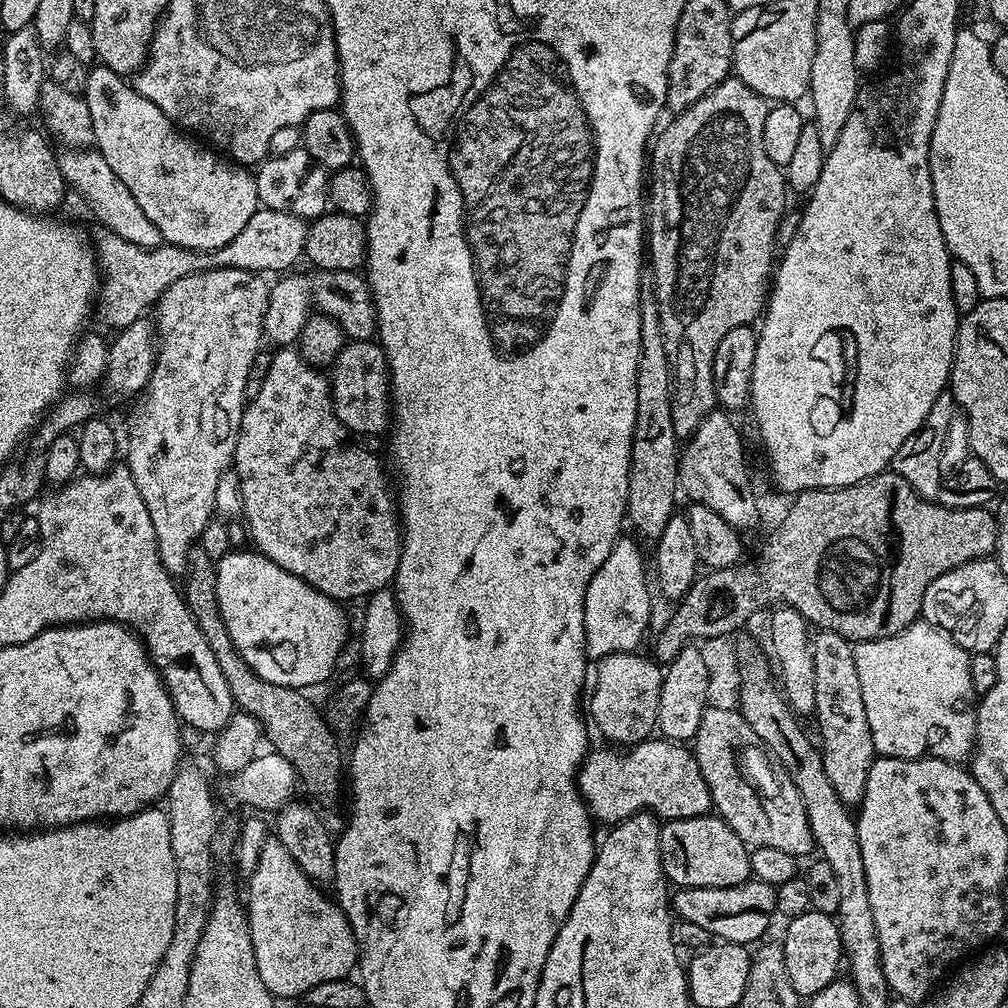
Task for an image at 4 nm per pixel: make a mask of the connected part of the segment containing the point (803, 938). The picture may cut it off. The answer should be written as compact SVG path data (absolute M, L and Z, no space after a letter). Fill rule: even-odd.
M809 910L787 921L782 943L786 958L786 974L790 974L790 986L801 998L811 998L826 990L842 972L844 947L840 941L840 925L833 917Z

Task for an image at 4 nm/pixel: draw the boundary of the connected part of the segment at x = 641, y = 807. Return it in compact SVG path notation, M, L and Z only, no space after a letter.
M649 738L640 744L633 744L627 750L617 750L612 746L604 746L589 751L580 766L578 783L580 795L588 806L588 811L597 821L607 826L615 826L621 820L630 818L636 812L651 812L661 821L685 820L695 816L706 816L713 811L712 795L702 778L702 770L698 770L695 751L680 742L663 738Z

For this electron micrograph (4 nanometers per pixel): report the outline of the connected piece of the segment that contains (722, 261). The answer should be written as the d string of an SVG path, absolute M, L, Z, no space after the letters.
M729 75L718 87L710 90L694 106L685 112L673 115L672 121L655 137L650 148L650 279L656 285L656 301L658 314L662 322L664 345L668 355L668 365L672 367L672 417L677 437L687 438L698 430L698 426L717 407L714 394L714 350L718 350L718 342L730 334L738 326L749 326L763 313L770 291L770 281L774 276L774 261L778 256L778 237L780 221L786 215L784 203L790 197L790 189L784 179L781 165L776 164L766 154L766 146L762 138L762 130L766 130L766 114L769 101L759 96L746 82Z

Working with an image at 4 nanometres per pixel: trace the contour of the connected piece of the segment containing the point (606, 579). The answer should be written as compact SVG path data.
M621 538L612 548L610 558L590 578L584 603L584 625L586 626L586 646L592 658L636 652L648 632L652 620L652 596L648 593L648 580L644 577L644 560L640 550L632 540Z

